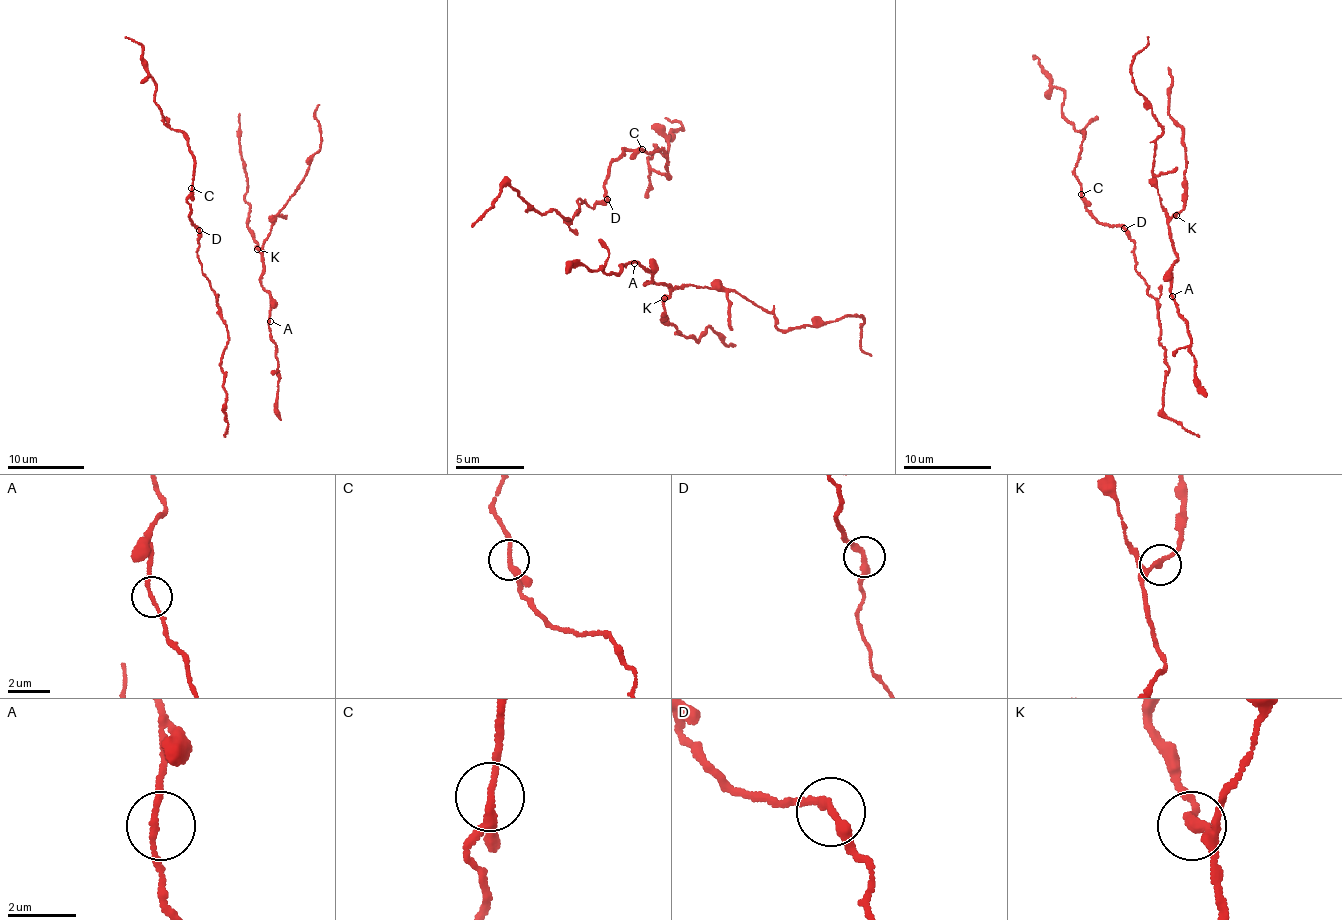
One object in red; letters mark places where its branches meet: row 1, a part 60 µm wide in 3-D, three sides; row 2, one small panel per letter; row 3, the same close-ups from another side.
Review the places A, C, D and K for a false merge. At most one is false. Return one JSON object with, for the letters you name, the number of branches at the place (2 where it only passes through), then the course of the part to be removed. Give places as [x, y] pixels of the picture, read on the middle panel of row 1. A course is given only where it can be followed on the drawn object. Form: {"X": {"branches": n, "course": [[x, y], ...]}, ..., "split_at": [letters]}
{"split_at": []}

